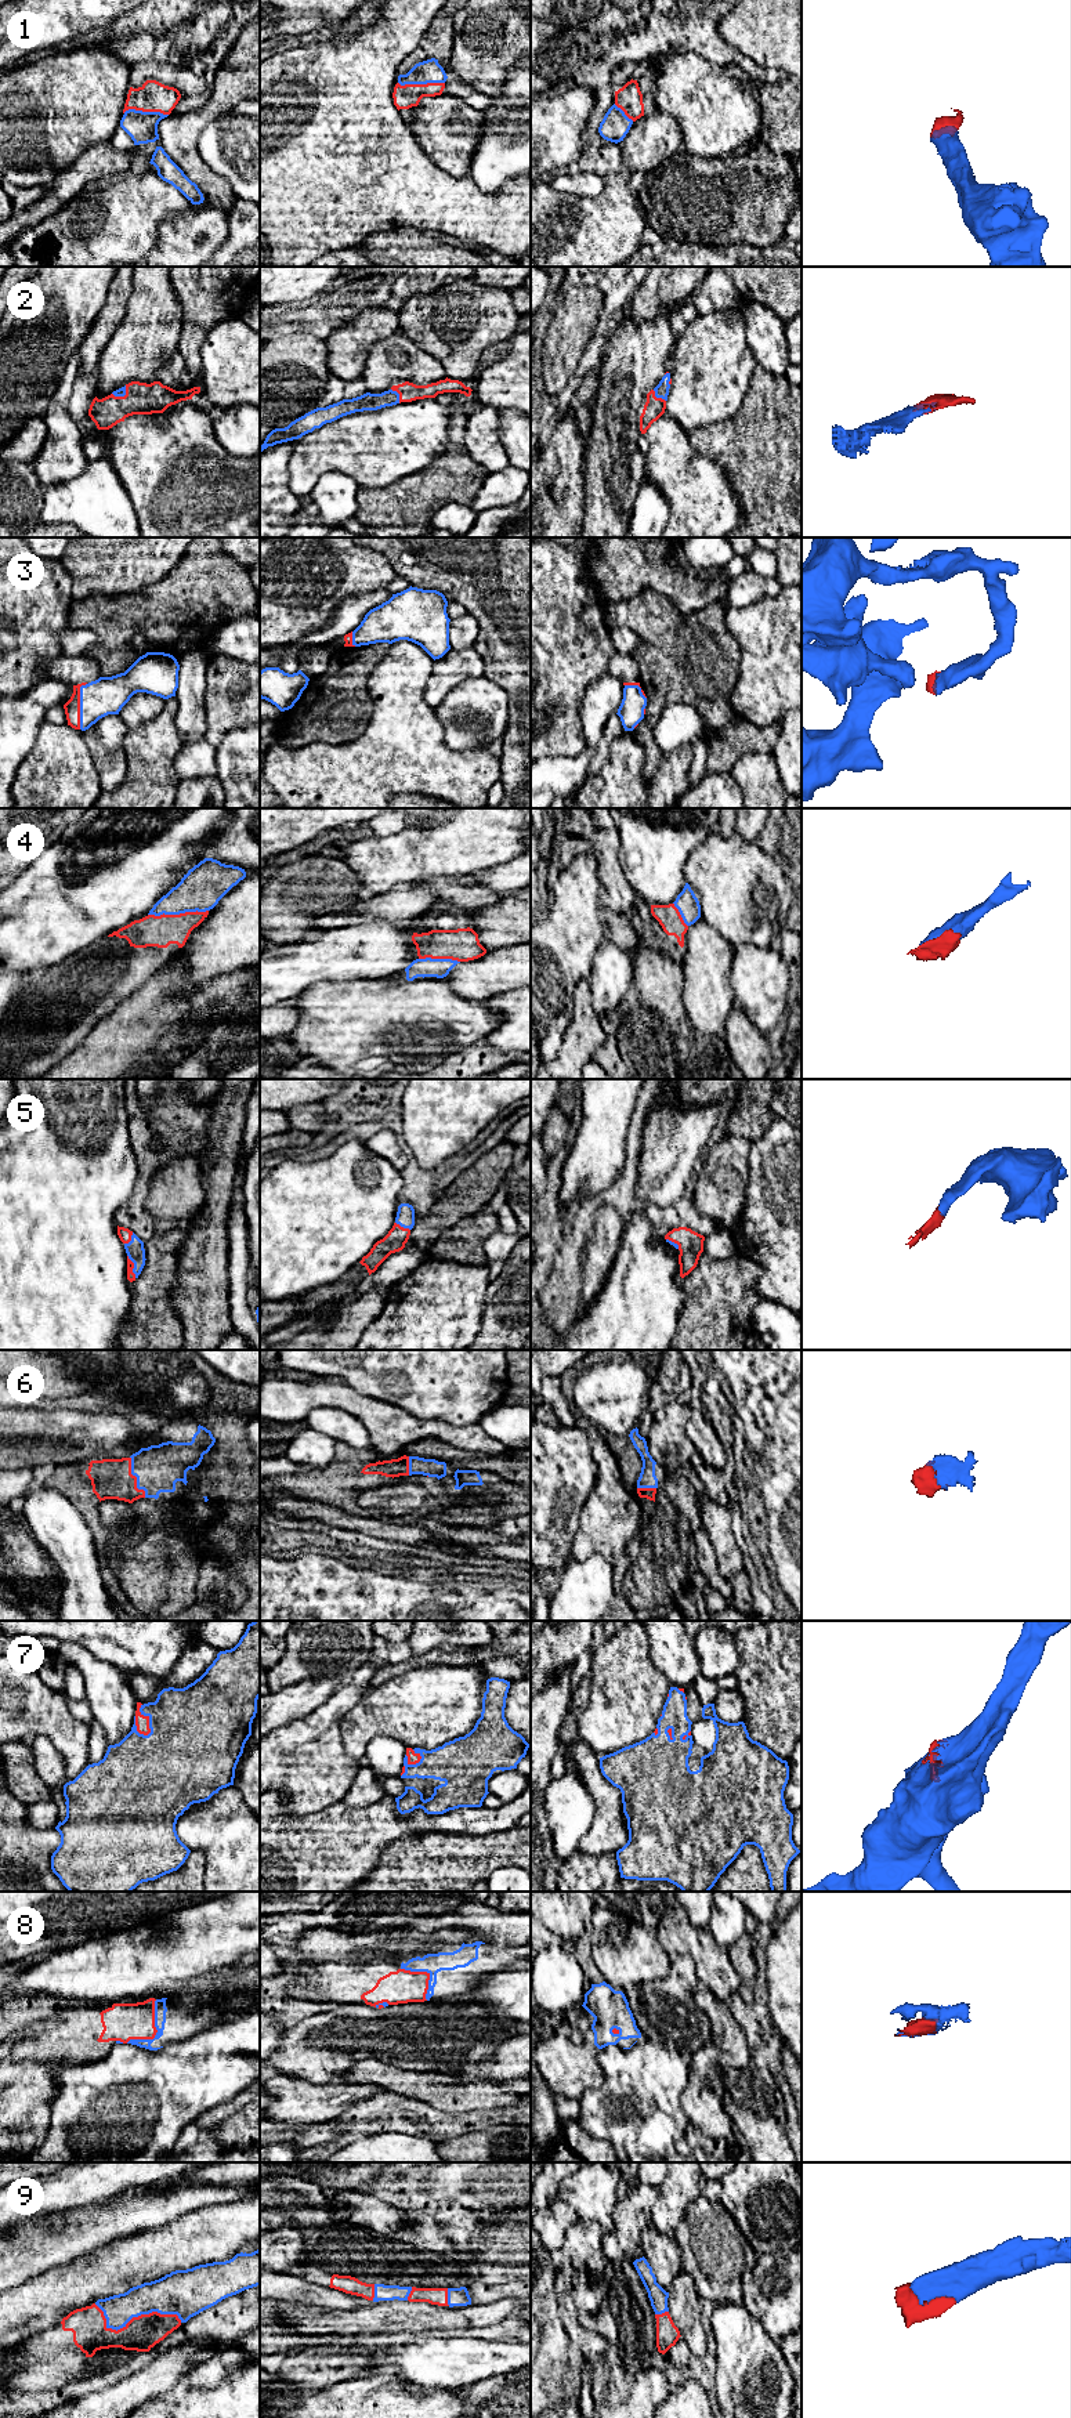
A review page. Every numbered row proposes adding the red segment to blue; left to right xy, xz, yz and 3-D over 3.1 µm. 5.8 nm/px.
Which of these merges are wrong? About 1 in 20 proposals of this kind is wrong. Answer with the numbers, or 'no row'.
no row

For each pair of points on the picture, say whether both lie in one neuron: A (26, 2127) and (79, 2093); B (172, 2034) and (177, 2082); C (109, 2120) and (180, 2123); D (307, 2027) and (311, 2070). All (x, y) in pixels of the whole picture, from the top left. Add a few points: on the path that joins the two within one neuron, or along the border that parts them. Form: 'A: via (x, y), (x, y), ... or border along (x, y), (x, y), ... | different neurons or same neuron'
A: border along (55, 2080), (55, 2098), (50, 2106), (50, 2116) | different neurons
B: border along (203, 2029), (163, 2047) | different neurons
C: via (127, 2120), (162, 2120) | same neuron
D: via (311, 2038), (311, 2059) | same neuron

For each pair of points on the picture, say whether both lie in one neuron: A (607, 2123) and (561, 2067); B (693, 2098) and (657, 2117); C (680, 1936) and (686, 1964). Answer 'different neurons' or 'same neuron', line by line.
A: different neurons
B: different neurons
C: different neurons

